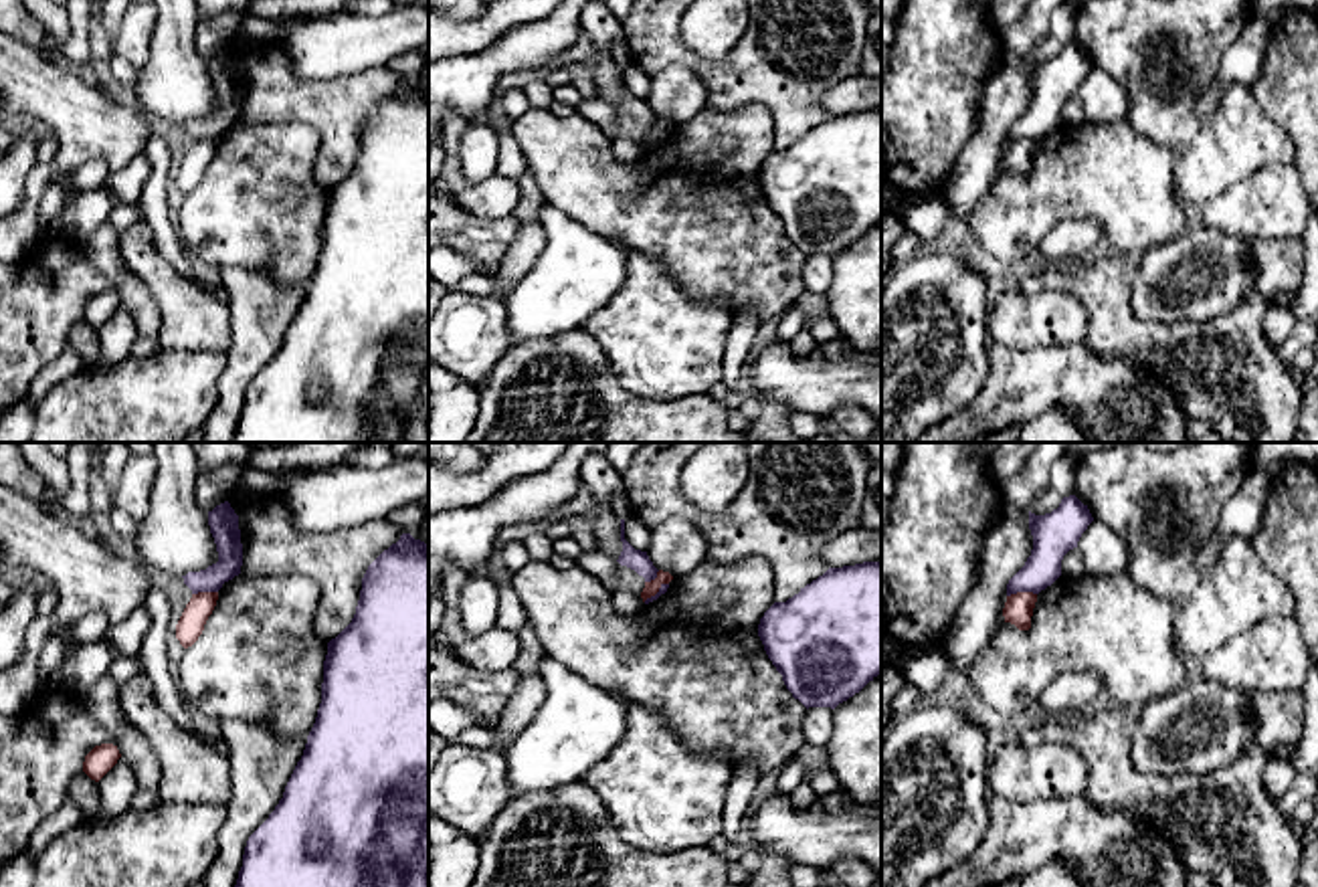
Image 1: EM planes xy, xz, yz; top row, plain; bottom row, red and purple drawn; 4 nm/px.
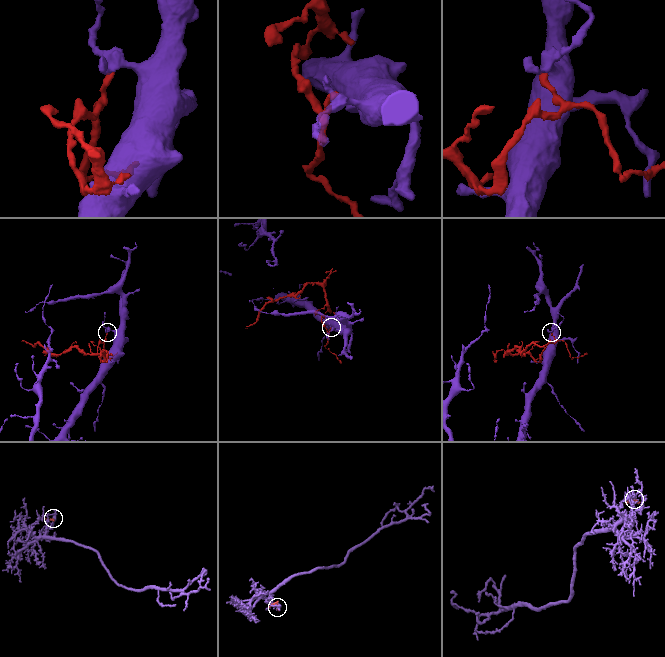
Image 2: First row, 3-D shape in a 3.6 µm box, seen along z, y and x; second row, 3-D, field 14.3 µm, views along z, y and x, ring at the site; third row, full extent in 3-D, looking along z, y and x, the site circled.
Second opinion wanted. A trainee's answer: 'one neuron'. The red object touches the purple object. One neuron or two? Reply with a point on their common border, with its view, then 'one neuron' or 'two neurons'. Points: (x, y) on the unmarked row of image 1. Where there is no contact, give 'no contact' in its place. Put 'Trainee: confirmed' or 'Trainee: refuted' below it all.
contact yz (1021, 140); two neurons
Trainee: refuted

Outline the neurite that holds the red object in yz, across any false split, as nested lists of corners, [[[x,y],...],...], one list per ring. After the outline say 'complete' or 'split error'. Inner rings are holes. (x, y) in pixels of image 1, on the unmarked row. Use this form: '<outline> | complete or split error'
[[[1017,139],[1007,143],[1003,156],[1005,170],[1015,172],[1019,178],[1029,178],[1035,150],[1037,141],[1033,139]]] | complete

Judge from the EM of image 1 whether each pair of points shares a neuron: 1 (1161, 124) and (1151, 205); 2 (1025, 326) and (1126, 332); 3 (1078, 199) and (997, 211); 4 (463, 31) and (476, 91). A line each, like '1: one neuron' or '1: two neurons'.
1: two neurons
2: two neurons
3: one neuron
4: two neurons

